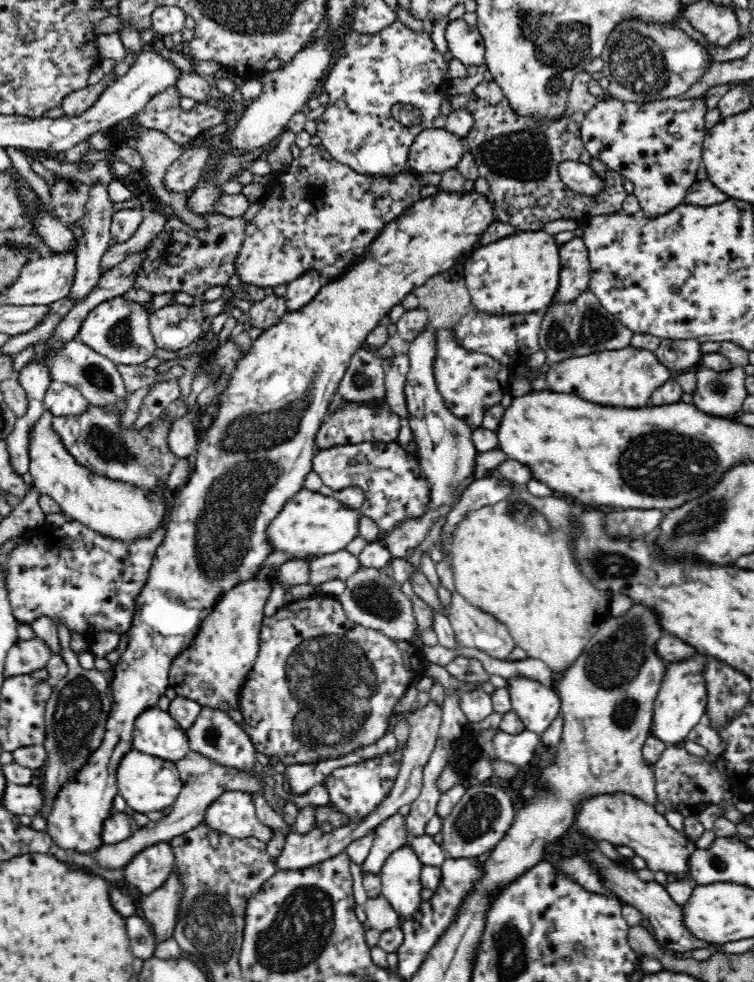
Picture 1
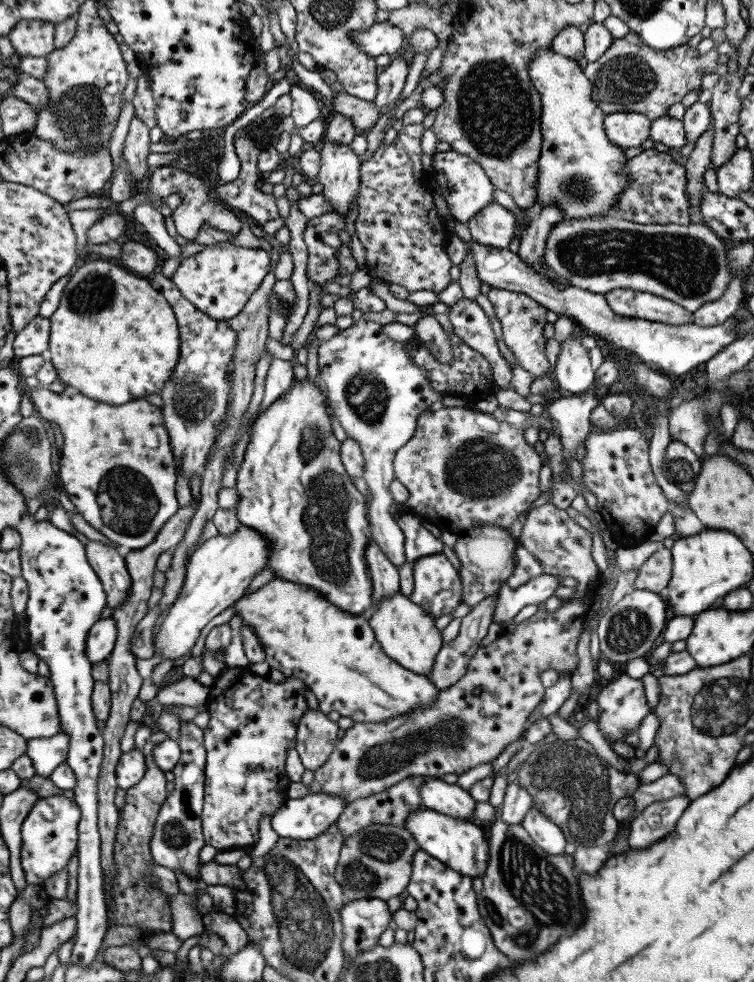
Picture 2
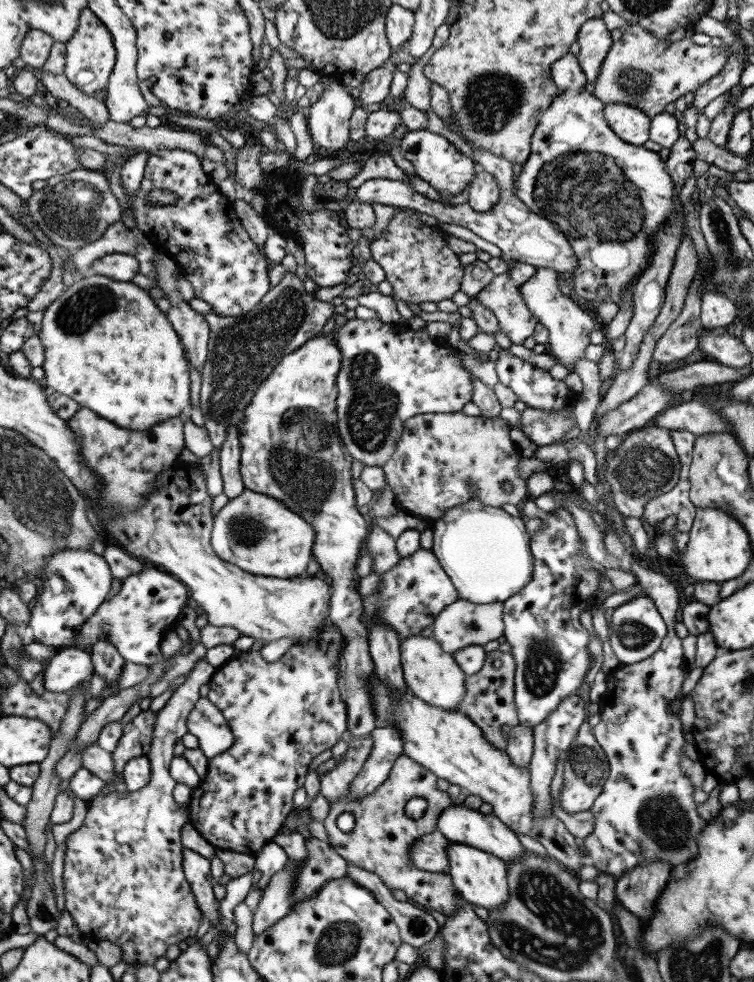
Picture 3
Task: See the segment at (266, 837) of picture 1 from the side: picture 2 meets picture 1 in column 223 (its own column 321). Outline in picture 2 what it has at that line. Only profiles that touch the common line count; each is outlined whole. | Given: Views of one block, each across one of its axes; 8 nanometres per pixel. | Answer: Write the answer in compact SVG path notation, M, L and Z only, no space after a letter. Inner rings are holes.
M320 794L308 795L299 800L286 799L270 816L270 828L279 838L291 840L309 840L322 834L331 824L334 824L347 802L338 797Z

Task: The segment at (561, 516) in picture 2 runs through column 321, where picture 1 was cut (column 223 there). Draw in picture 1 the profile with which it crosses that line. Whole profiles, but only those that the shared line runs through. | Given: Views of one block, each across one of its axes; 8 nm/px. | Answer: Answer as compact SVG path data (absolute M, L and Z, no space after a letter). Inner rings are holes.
M190 752L186 758L176 761L175 764L183 786L173 805L174 810L172 810L172 813L156 822L149 822L146 826L139 827L133 832L132 838L124 840L122 844L101 846L100 852L96 852L94 856L96 856L96 860L102 866L121 870L144 847L152 846L160 841L169 841L171 838L197 828L200 824L205 823L206 812L210 808L210 804L218 800L221 794L226 791L243 791L256 793L256 795L261 795L262 797L265 796L265 787L267 786L265 776L256 775L254 771L249 773L249 770L237 770L236 767L218 764L212 762L212 760L206 760L206 758L194 752Z

